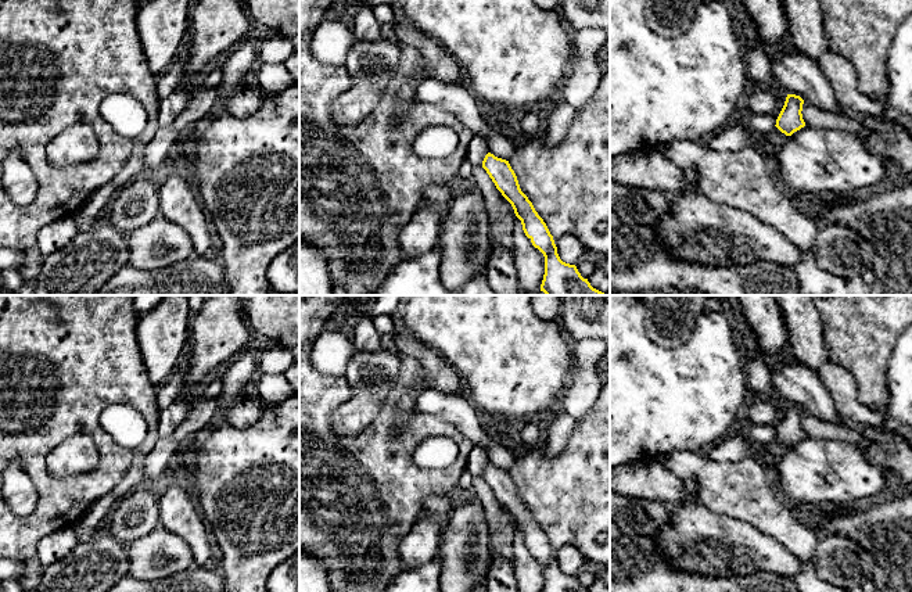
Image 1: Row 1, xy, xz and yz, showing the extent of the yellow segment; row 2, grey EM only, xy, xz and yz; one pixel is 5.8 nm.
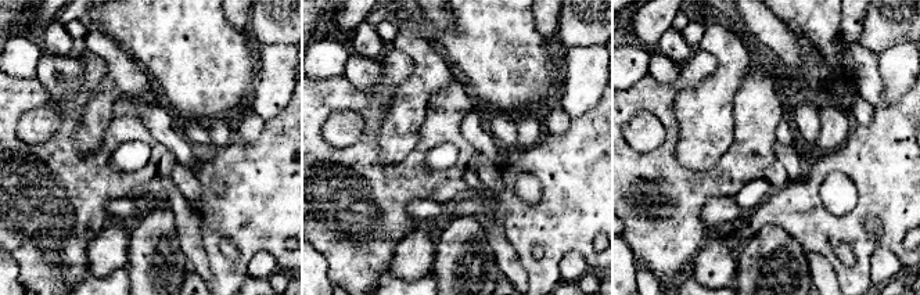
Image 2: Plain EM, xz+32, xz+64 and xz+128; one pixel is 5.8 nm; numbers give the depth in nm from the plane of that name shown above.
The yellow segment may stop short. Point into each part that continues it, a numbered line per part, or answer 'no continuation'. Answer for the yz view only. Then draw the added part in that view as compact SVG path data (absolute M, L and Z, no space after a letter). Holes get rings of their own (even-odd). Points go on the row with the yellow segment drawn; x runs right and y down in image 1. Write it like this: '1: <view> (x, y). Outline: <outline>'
1: yz (774, 135). Outline: M773 126L768 133L766 133L768 140L771 140L772 143L775 143L776 146L779 146L780 143L783 143L786 139L789 139L789 136L786 136L784 133L782 133L776 126Z

